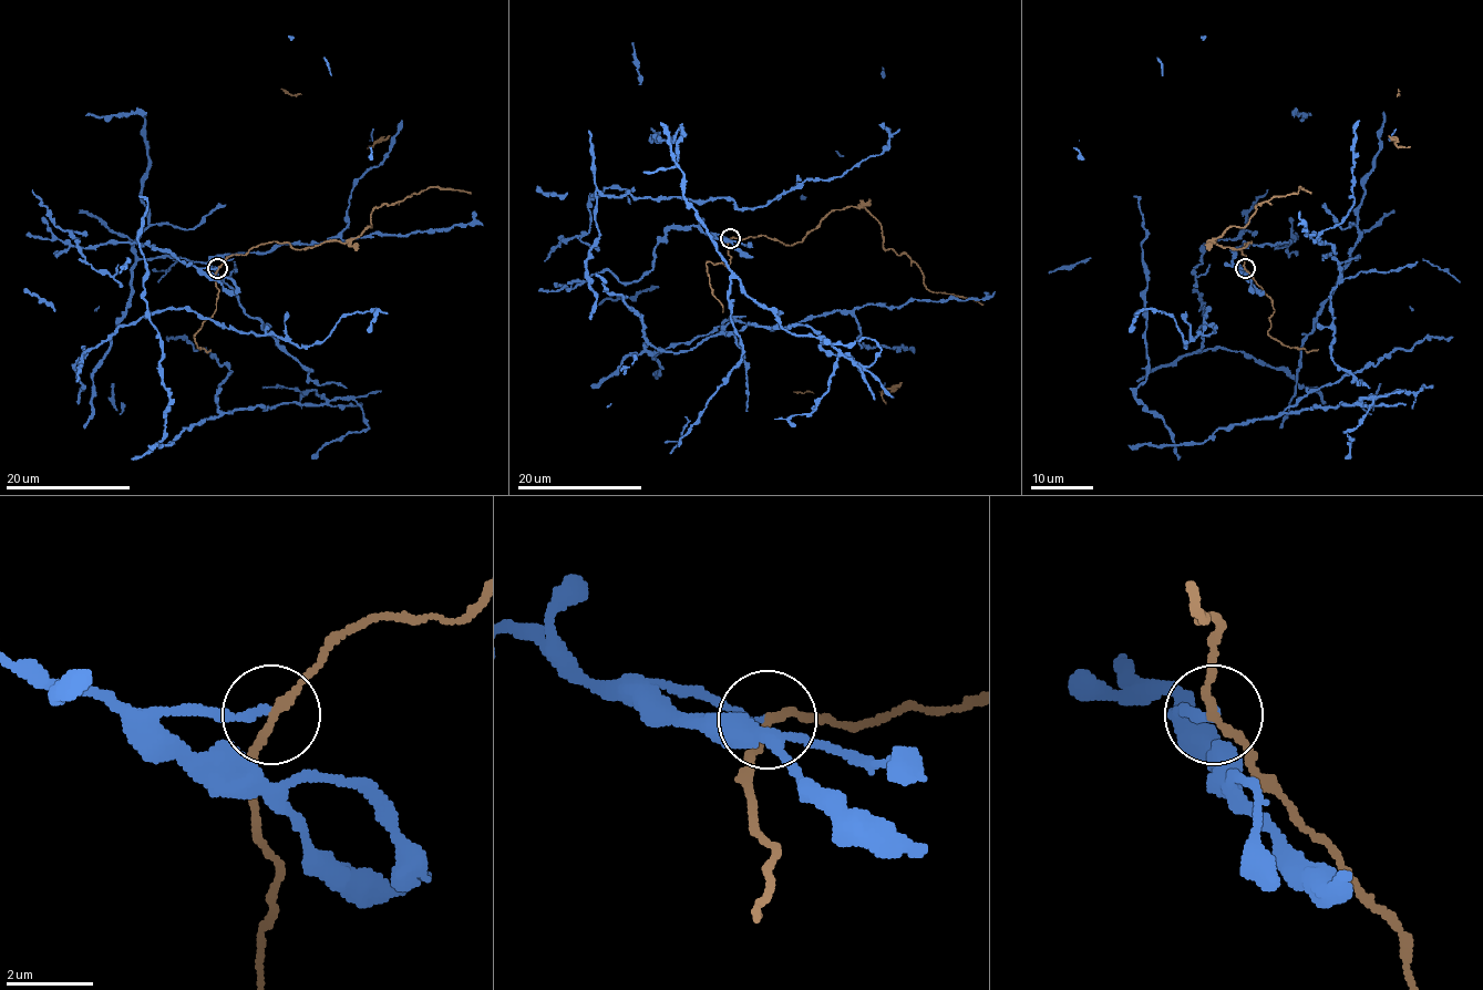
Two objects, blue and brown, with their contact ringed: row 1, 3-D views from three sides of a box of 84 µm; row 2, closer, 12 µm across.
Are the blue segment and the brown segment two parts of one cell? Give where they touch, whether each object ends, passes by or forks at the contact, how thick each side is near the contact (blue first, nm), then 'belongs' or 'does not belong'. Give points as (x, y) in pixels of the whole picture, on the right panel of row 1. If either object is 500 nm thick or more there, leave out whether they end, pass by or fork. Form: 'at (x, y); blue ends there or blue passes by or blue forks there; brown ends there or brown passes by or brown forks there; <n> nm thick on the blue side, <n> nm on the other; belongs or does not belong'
at (1245, 268); blue ends there; brown passes by; 180 nm thick on the blue side, 180 nm on the other; does not belong

